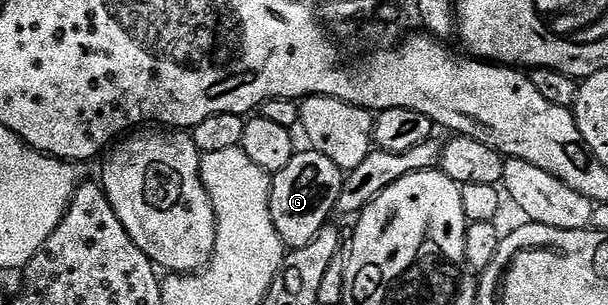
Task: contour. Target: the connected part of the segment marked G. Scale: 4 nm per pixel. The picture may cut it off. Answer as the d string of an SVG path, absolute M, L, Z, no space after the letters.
M312 149L304 150L294 153L285 168L272 176L269 189L271 221L289 249L312 247L318 242L317 234L324 229L329 214L332 216L336 212L345 180L339 165L335 165L331 157L323 157L323 153Z

